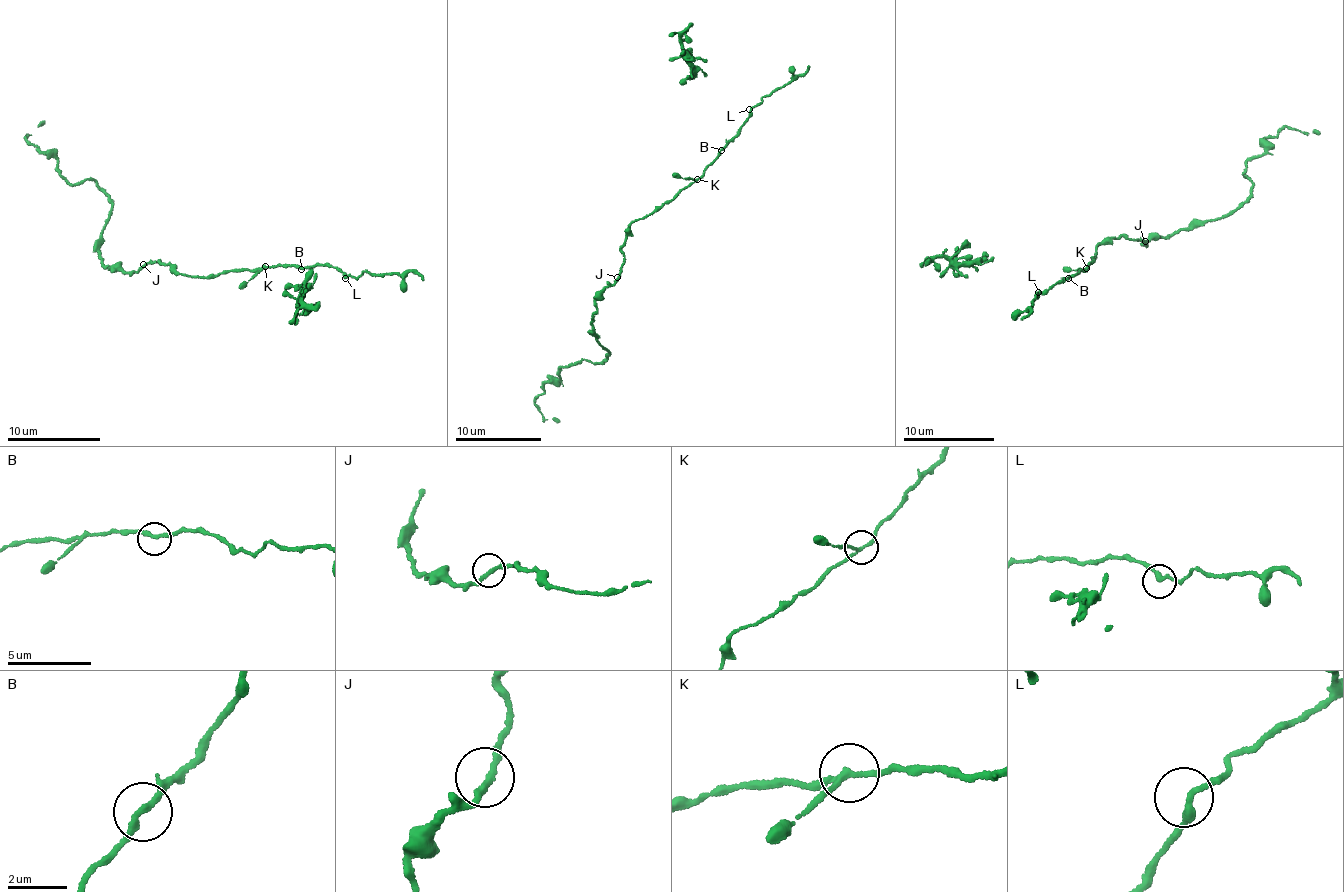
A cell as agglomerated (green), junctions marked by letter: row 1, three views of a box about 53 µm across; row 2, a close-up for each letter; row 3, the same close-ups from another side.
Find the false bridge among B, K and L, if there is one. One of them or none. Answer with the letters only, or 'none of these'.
none of these

